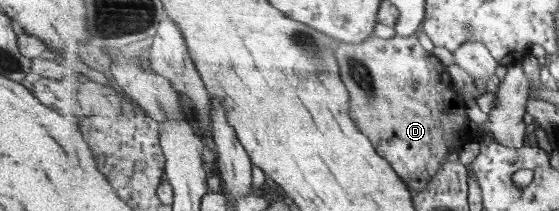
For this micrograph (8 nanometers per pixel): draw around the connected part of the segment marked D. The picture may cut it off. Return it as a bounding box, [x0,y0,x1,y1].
[334,34,469,191]

